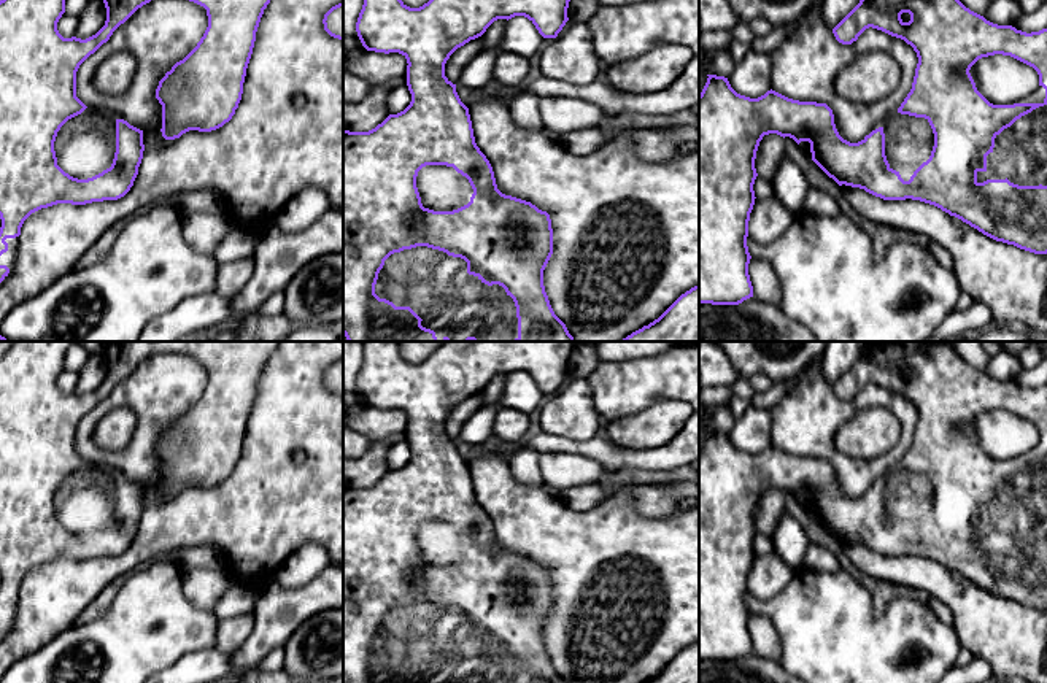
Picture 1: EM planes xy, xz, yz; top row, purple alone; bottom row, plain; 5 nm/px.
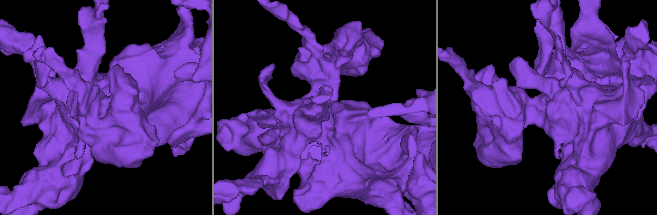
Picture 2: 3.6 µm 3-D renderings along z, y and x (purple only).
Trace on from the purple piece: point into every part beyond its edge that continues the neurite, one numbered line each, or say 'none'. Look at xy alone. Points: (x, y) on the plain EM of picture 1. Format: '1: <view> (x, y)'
1: xy (84, 502)
2: xy (8, 613)

